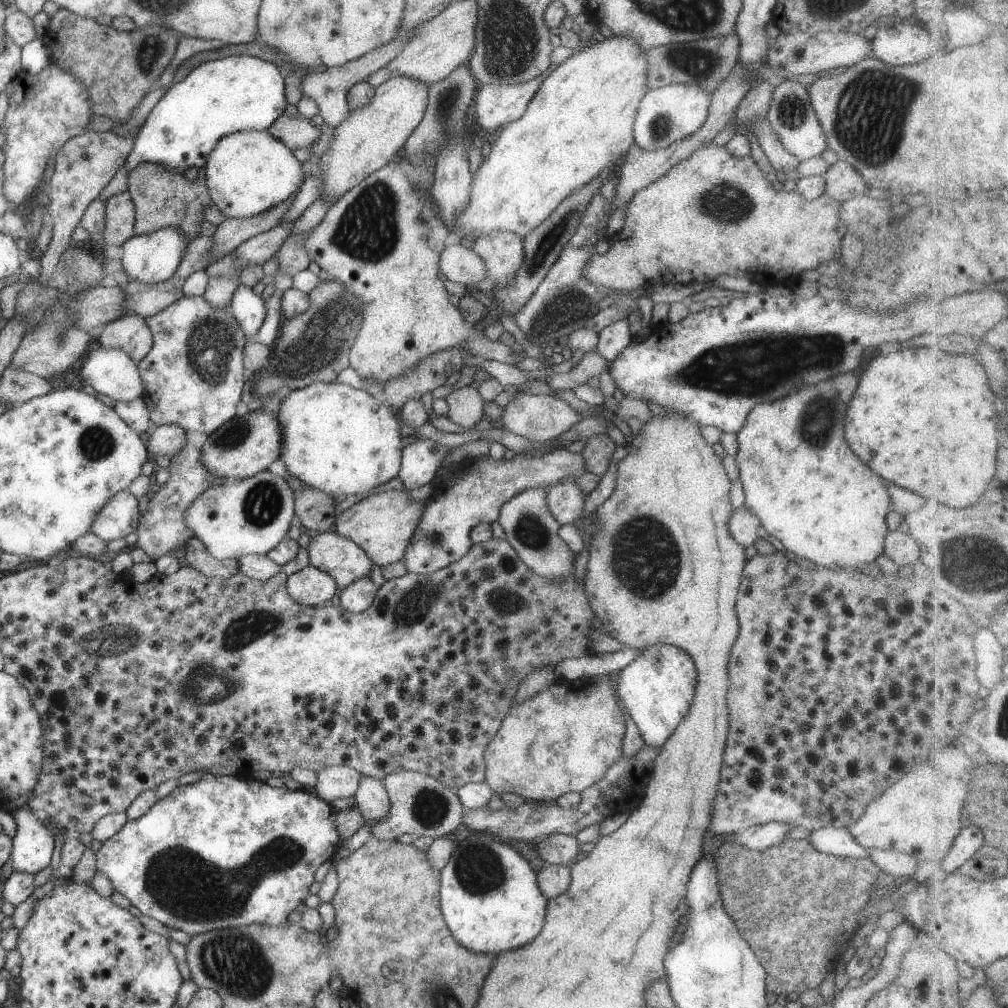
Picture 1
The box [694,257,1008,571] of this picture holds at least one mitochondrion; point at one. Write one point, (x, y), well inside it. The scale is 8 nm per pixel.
(820, 417)

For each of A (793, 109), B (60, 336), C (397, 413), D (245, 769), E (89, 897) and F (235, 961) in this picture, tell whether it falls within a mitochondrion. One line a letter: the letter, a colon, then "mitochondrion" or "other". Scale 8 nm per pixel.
A: mitochondrion
B: mitochondrion
C: other
D: other
E: other
F: mitochondrion

